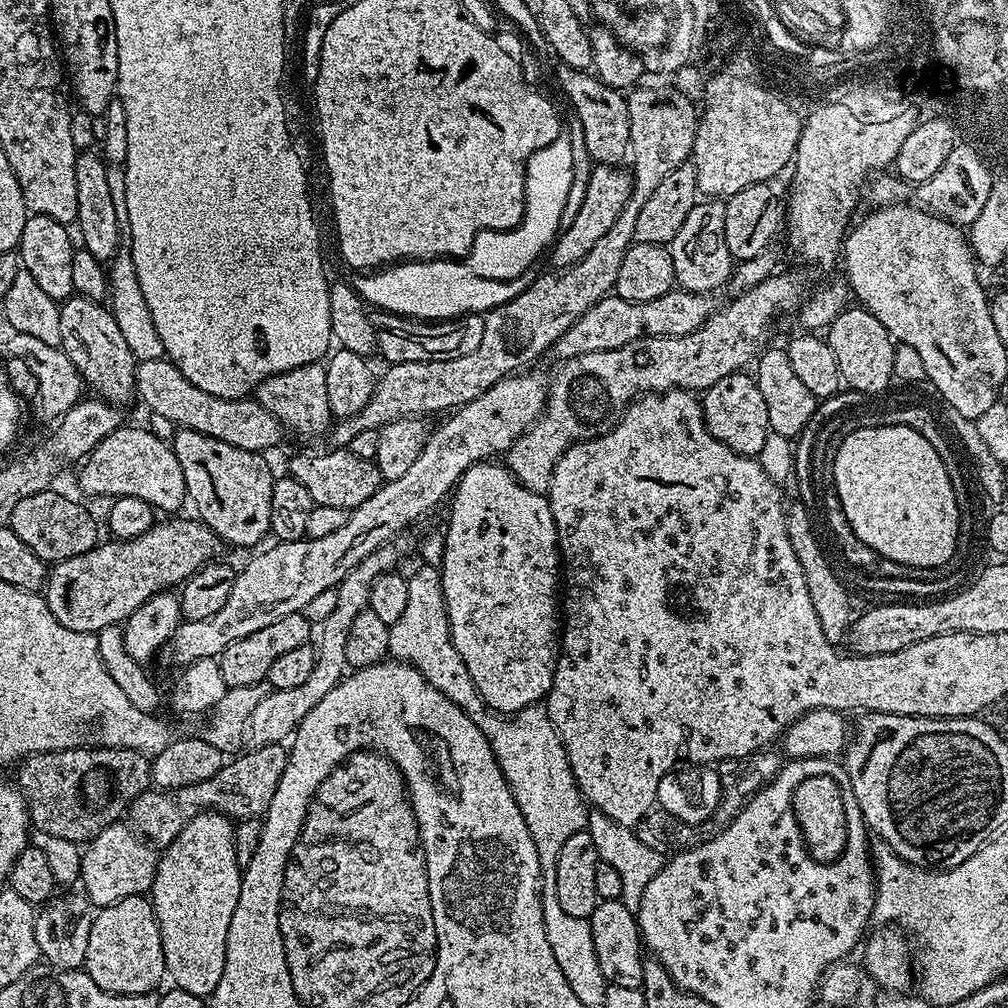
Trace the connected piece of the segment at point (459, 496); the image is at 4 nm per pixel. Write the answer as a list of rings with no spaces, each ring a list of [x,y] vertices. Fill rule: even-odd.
[[[500,462],[472,464],[460,475],[460,480],[450,496],[452,509],[448,512],[448,528],[446,527],[444,532],[444,563],[439,569],[454,650],[458,650],[462,662],[466,662],[466,670],[470,670],[470,678],[474,682],[478,694],[484,699],[485,705],[491,711],[511,714],[529,708],[532,704],[540,704],[547,697],[552,685],[554,670],[556,669],[556,657],[562,647],[562,624],[558,619],[558,593],[562,588],[562,561],[560,545],[556,542],[554,514],[548,505],[547,495],[526,490],[526,486],[519,484],[516,477],[508,471],[503,463],[496,463]]]

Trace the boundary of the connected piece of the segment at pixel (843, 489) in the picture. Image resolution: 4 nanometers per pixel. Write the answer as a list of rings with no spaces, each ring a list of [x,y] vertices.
[[[890,424],[858,429],[841,439],[835,451],[834,490],[858,539],[893,564],[940,567],[953,563],[952,555],[958,552],[958,488],[950,482],[938,450],[918,430]]]

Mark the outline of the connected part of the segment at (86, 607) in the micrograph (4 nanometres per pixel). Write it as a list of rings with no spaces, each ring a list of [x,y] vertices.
[[[164,518],[161,524],[160,521],[153,523],[152,528],[141,536],[112,542],[116,544],[101,542],[95,548],[86,550],[86,554],[78,554],[78,558],[66,558],[59,564],[51,565],[42,595],[47,600],[54,618],[58,618],[58,622],[62,622],[66,630],[103,633],[103,628],[108,628],[111,624],[123,625],[128,616],[134,614],[134,610],[138,610],[138,606],[145,604],[150,597],[183,585],[185,580],[189,580],[205,564],[215,561],[216,551],[222,547],[220,537],[199,519],[176,519],[180,518]]]

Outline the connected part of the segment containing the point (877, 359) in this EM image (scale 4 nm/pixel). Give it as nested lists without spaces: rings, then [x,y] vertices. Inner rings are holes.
[[[849,306],[844,311],[839,312],[827,327],[826,339],[830,350],[834,350],[834,359],[838,362],[841,381],[847,387],[849,384],[856,392],[880,392],[888,383],[893,383],[892,371],[894,370],[896,344],[886,330],[886,326],[882,326],[882,322],[878,322],[878,318],[874,318],[874,314],[867,312],[863,306]]]

